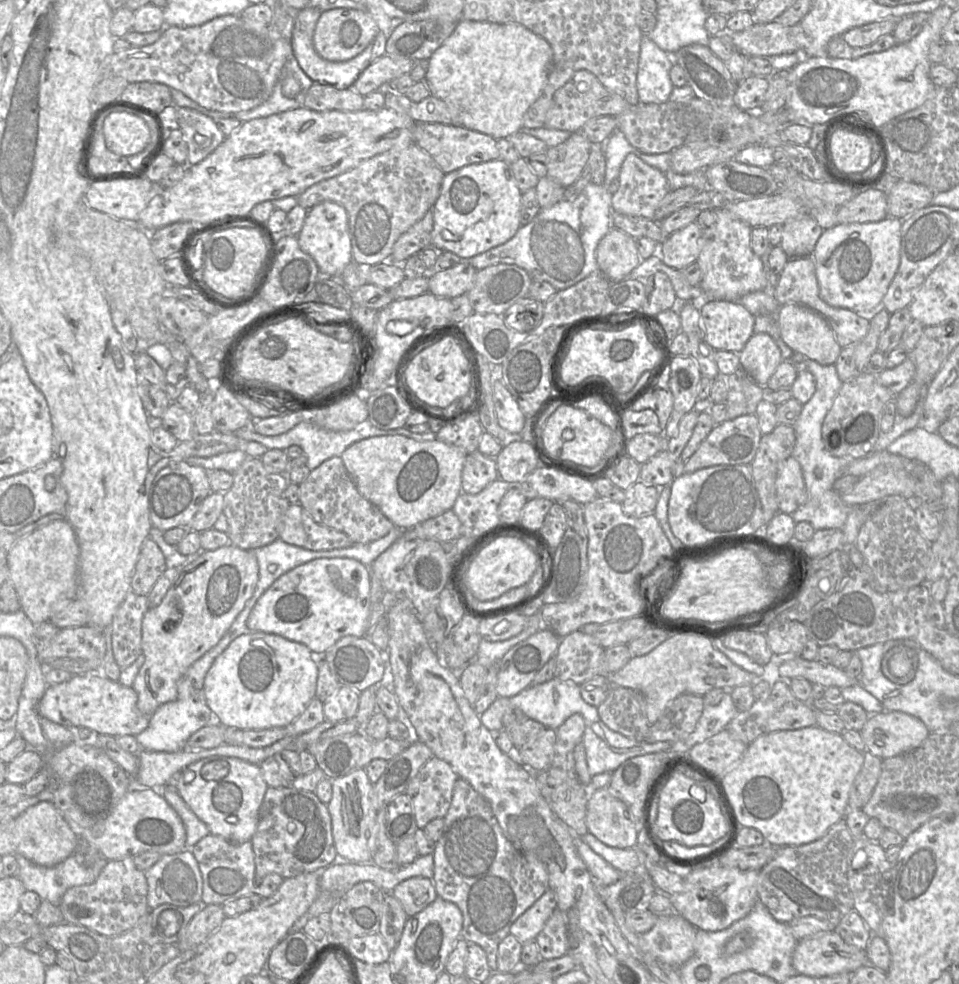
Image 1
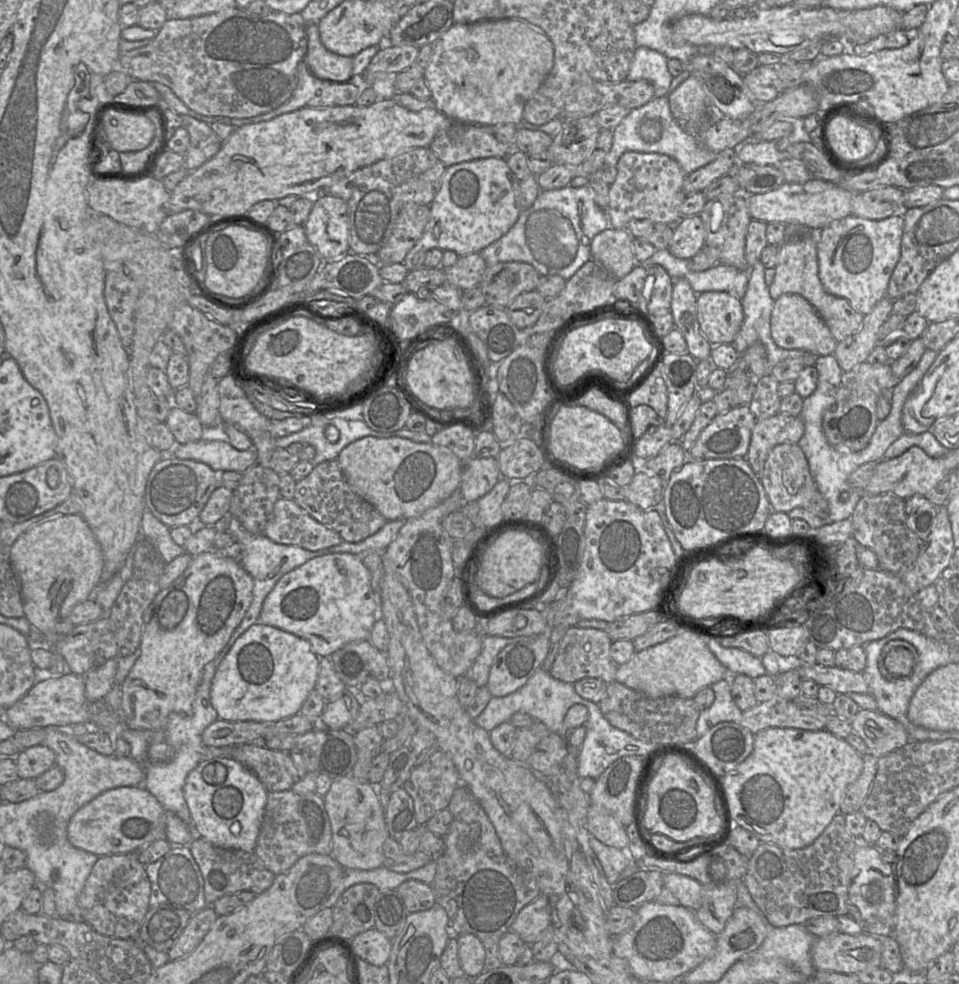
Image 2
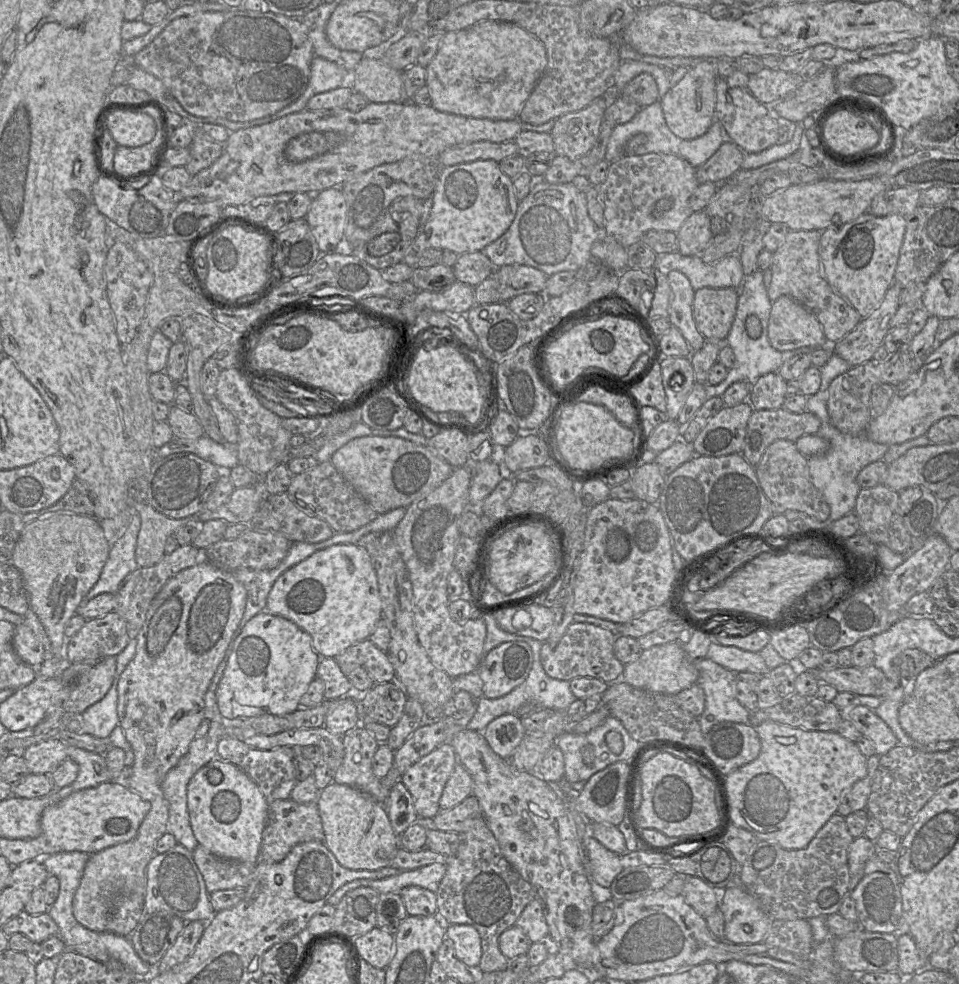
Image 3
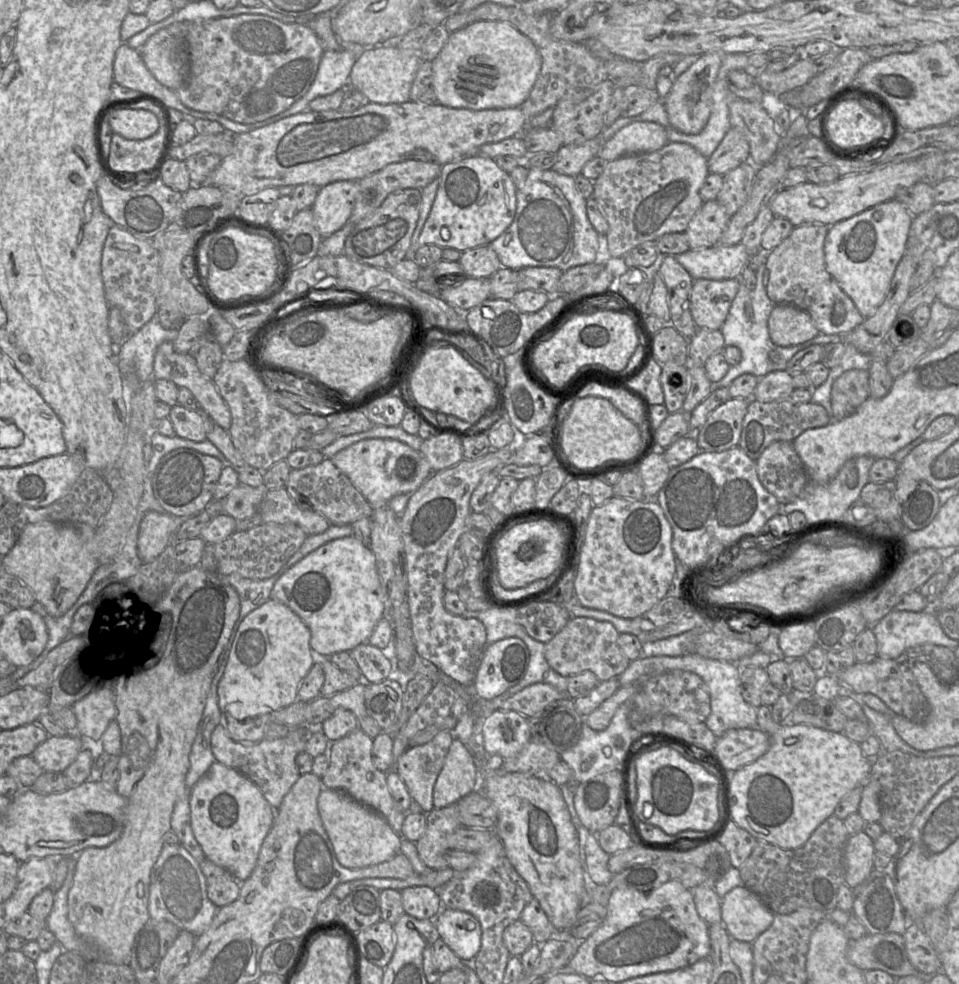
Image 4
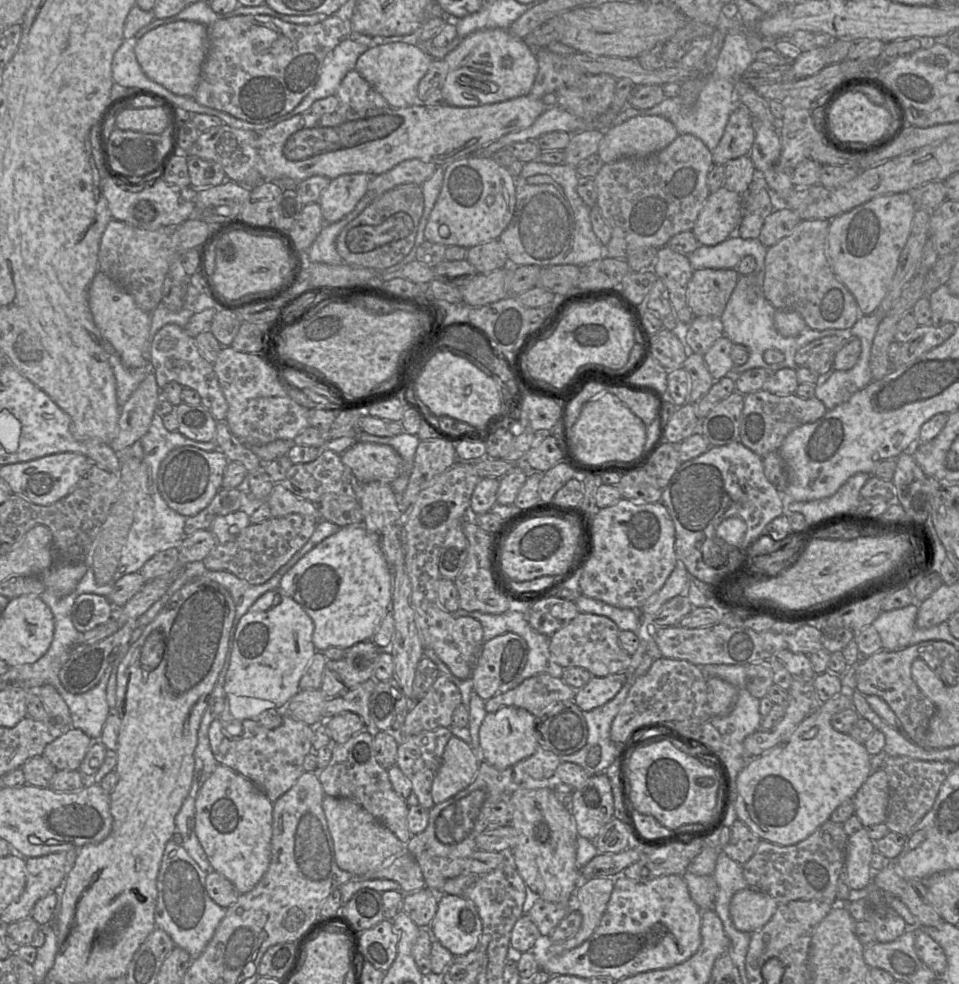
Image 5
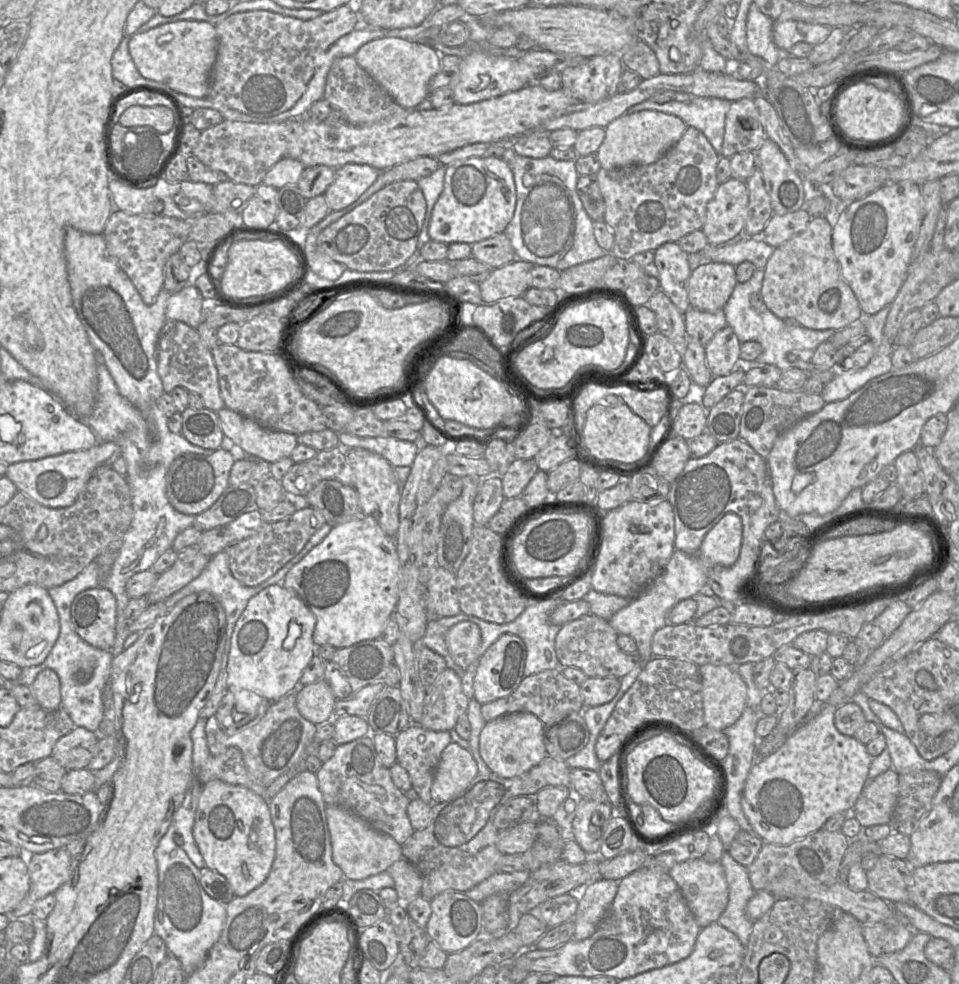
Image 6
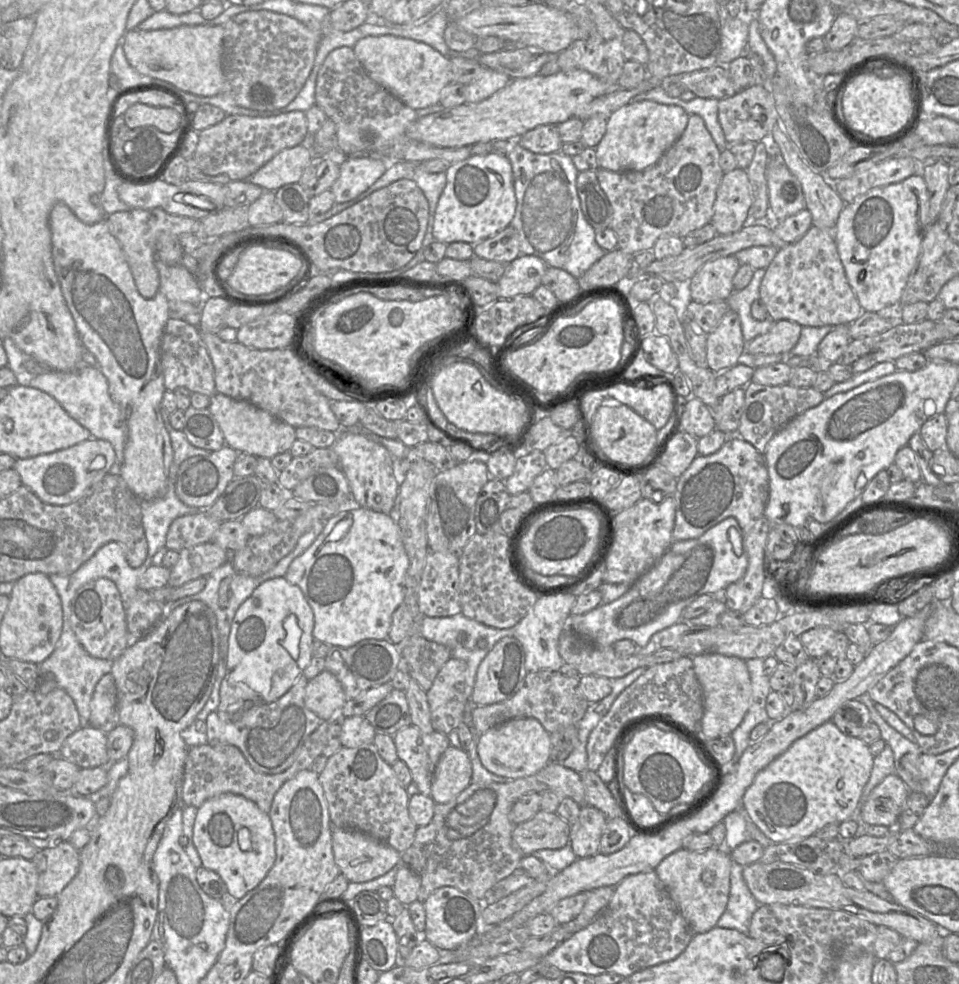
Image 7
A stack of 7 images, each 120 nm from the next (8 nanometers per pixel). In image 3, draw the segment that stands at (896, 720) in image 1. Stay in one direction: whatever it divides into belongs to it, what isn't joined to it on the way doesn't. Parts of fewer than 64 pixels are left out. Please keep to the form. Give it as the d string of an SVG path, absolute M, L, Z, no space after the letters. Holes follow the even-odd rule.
M859 704L849 709L844 715L854 723L863 736L874 743L876 755L882 756L899 745L890 727L868 707Z

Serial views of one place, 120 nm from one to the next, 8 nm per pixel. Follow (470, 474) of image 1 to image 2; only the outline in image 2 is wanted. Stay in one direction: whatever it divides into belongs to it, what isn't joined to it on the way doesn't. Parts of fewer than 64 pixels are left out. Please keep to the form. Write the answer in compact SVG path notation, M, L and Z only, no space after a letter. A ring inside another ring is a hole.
M472 457L463 462L459 492L464 502L487 494L502 478L497 457Z

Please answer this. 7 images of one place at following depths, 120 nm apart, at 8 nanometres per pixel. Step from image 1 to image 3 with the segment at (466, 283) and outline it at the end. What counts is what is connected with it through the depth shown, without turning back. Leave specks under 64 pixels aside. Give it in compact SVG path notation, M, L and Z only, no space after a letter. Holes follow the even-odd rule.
M483 251L459 255L452 268L455 279L470 286L478 285L496 269Z

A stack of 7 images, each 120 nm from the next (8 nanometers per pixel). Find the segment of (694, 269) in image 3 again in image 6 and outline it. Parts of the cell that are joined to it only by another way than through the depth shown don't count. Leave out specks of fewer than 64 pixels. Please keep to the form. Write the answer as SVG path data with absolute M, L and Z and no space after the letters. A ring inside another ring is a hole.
M747 237L733 245L710 246L706 248L706 260L728 263L733 266L749 261L756 269L764 269L774 248L761 237Z

